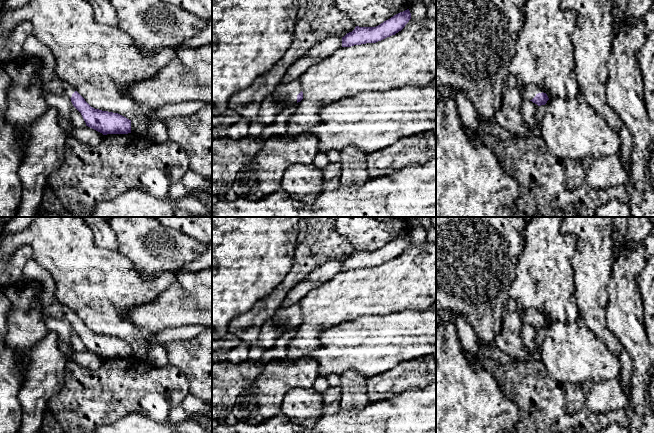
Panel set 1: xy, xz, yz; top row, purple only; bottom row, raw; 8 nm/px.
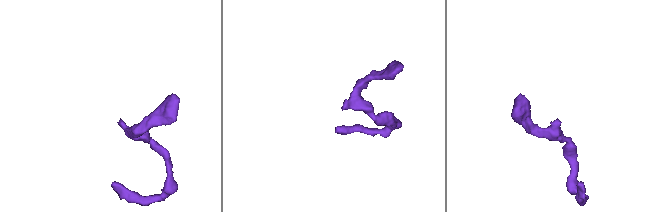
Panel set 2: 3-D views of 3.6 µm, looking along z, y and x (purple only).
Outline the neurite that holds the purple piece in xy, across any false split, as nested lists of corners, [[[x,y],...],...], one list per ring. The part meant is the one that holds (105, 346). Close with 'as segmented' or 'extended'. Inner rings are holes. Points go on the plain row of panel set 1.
[[[34,259],[25,264],[24,278],[37,290],[44,315],[54,319],[68,320],[73,330],[81,337],[86,350],[103,359],[131,357],[131,344],[118,337],[91,331],[71,308],[57,299],[55,283],[50,272],[38,265]]]; extended

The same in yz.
[[[528,309],[523,315],[524,322],[532,325],[538,330],[545,329],[549,324],[545,314],[535,309]]]; extended

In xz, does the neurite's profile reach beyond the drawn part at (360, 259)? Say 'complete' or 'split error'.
complete

